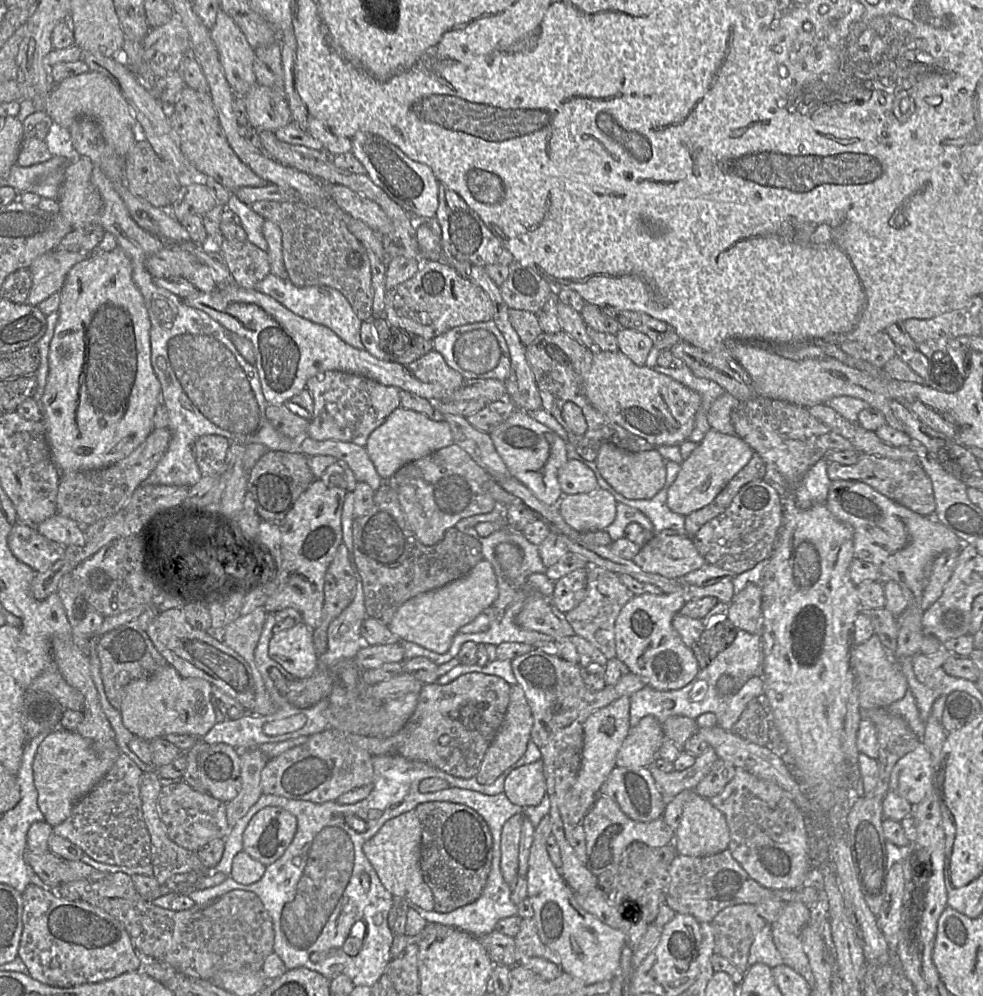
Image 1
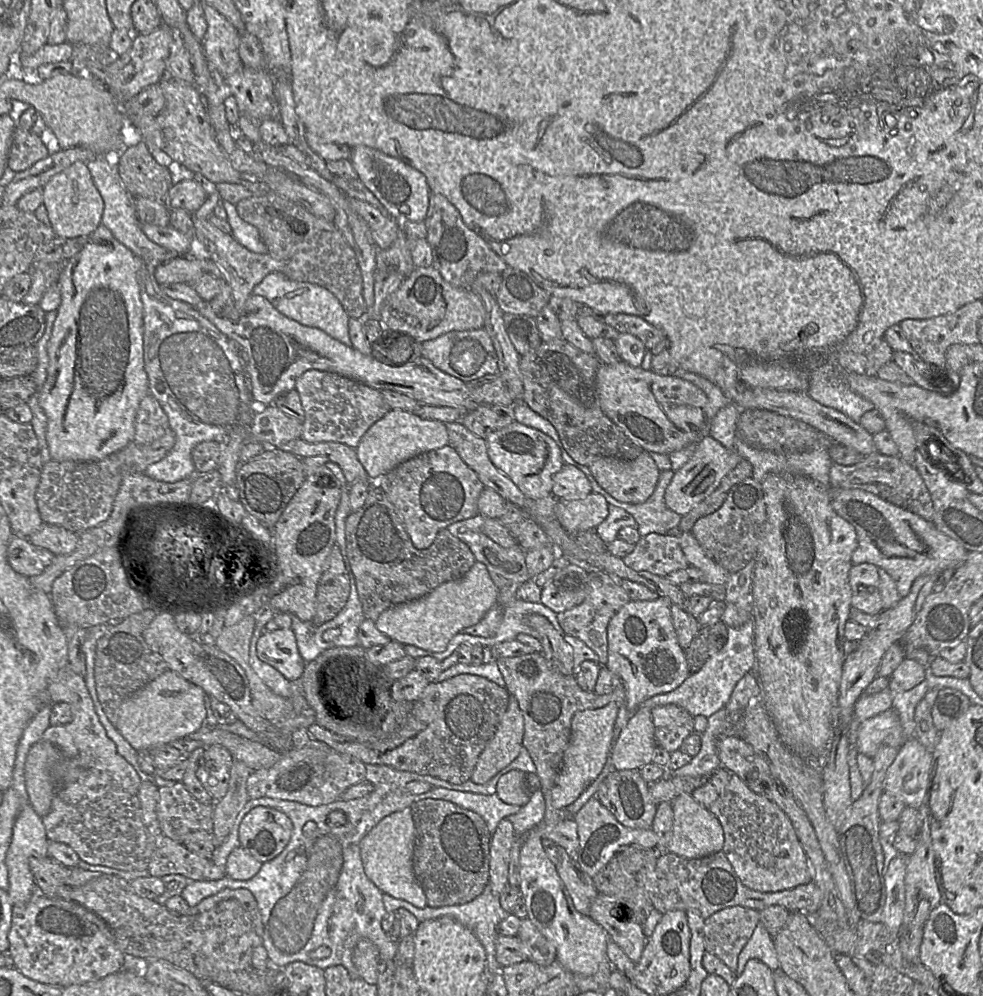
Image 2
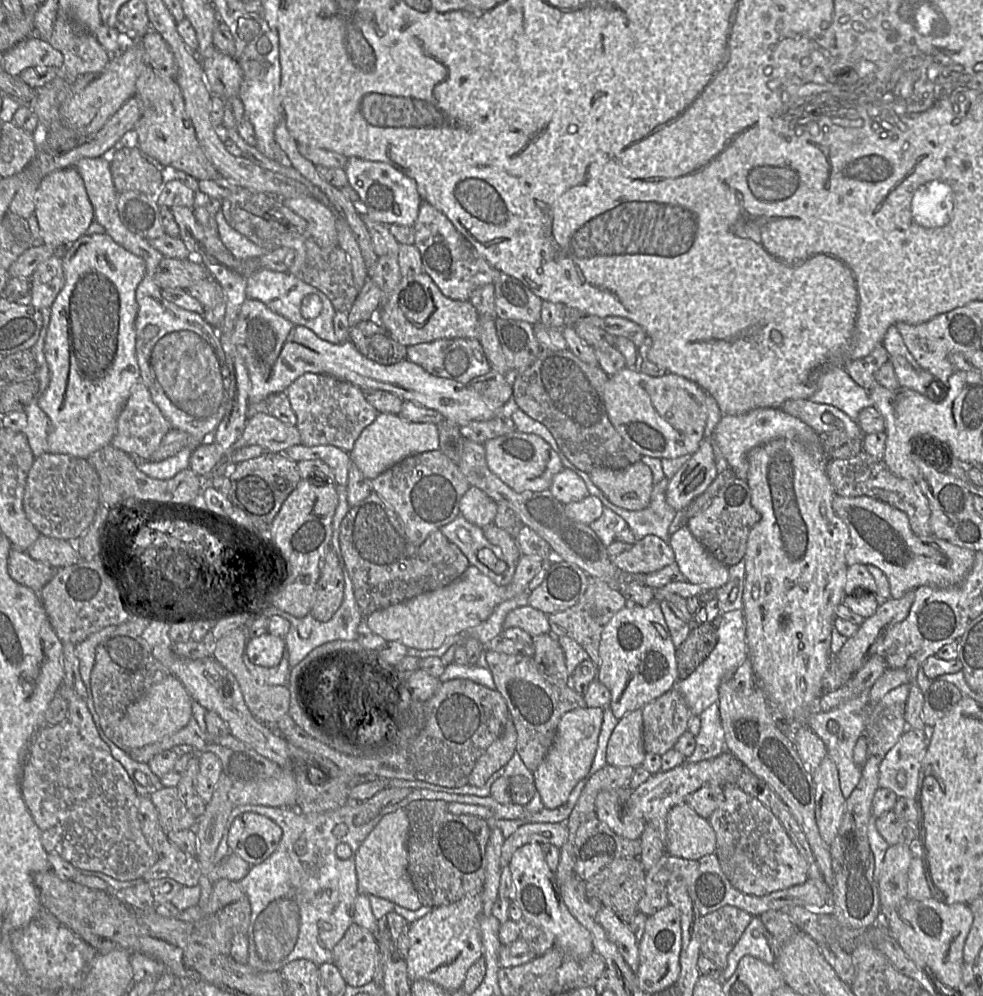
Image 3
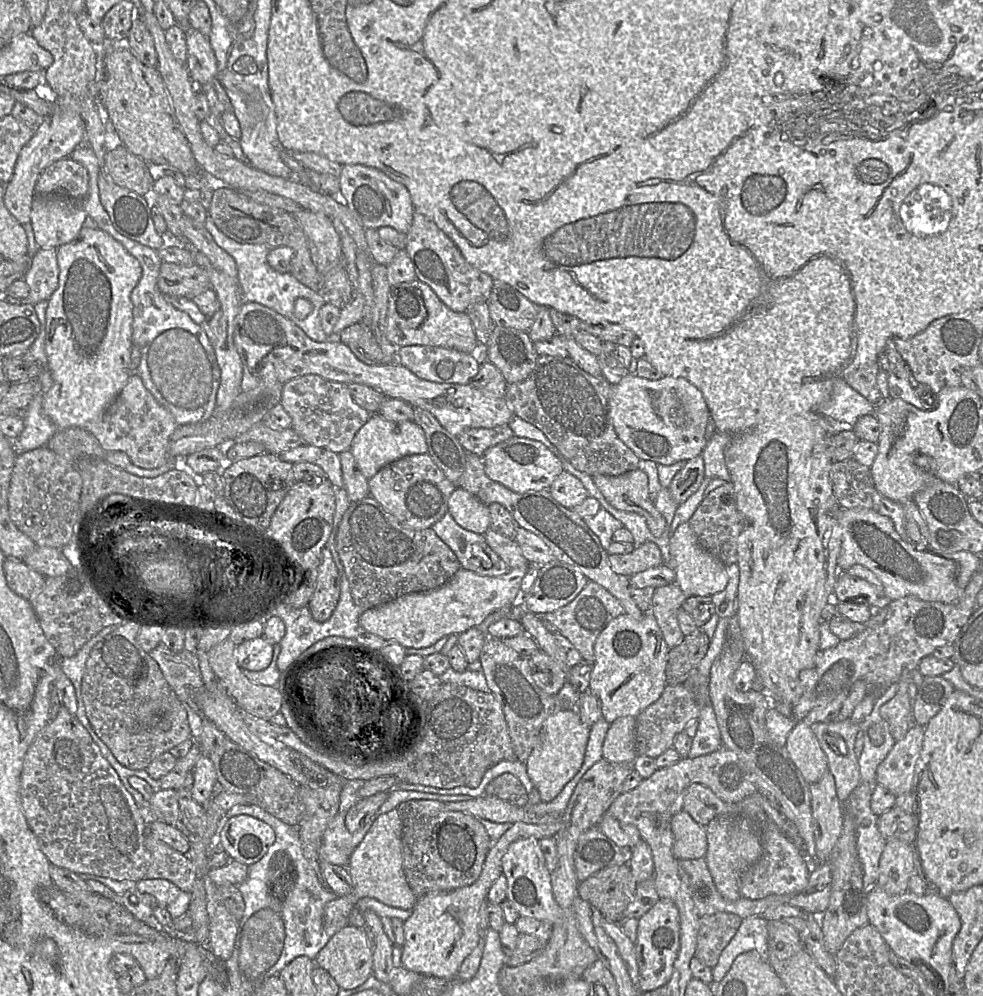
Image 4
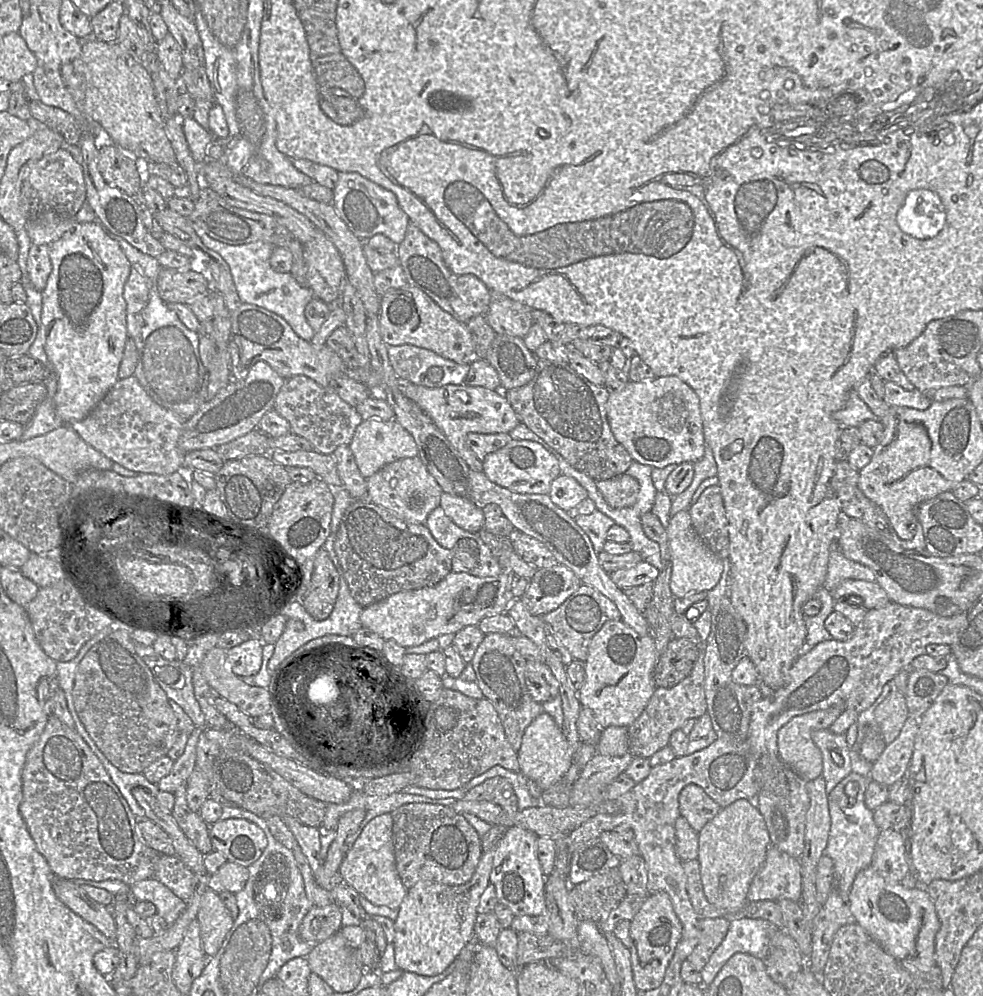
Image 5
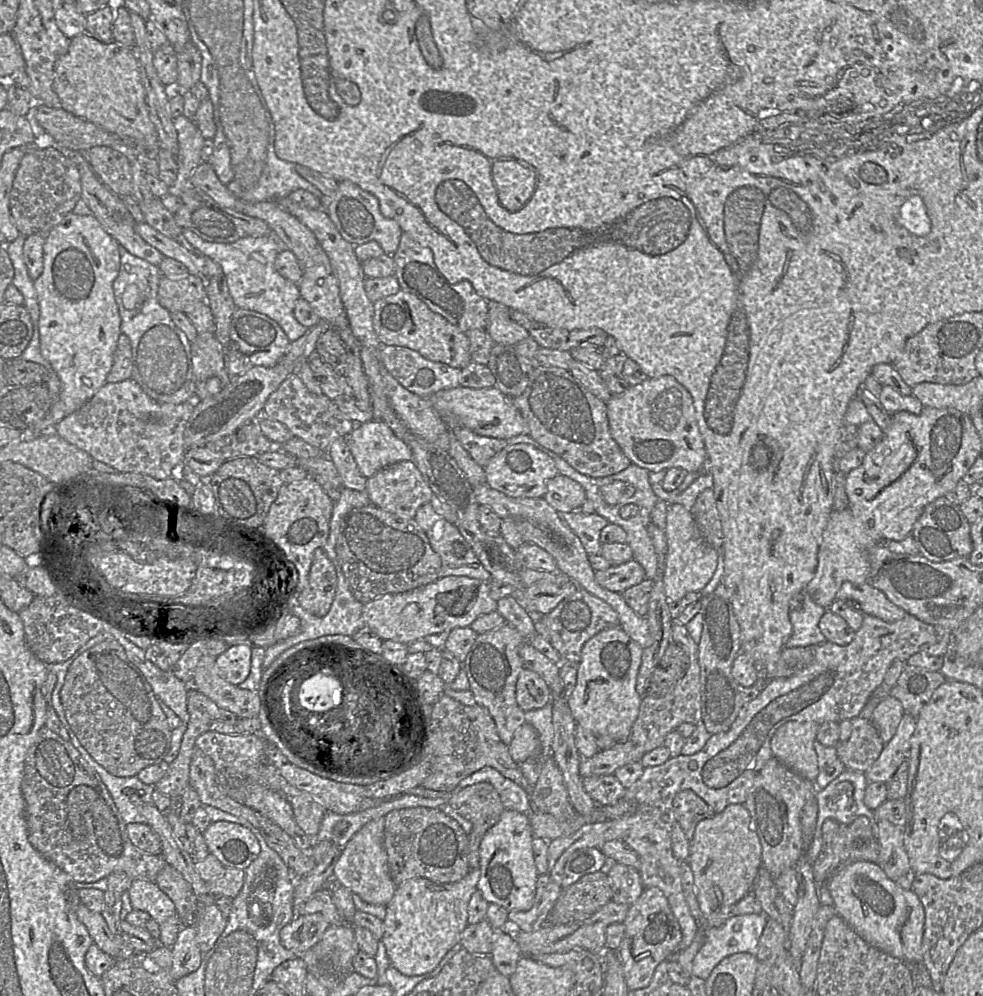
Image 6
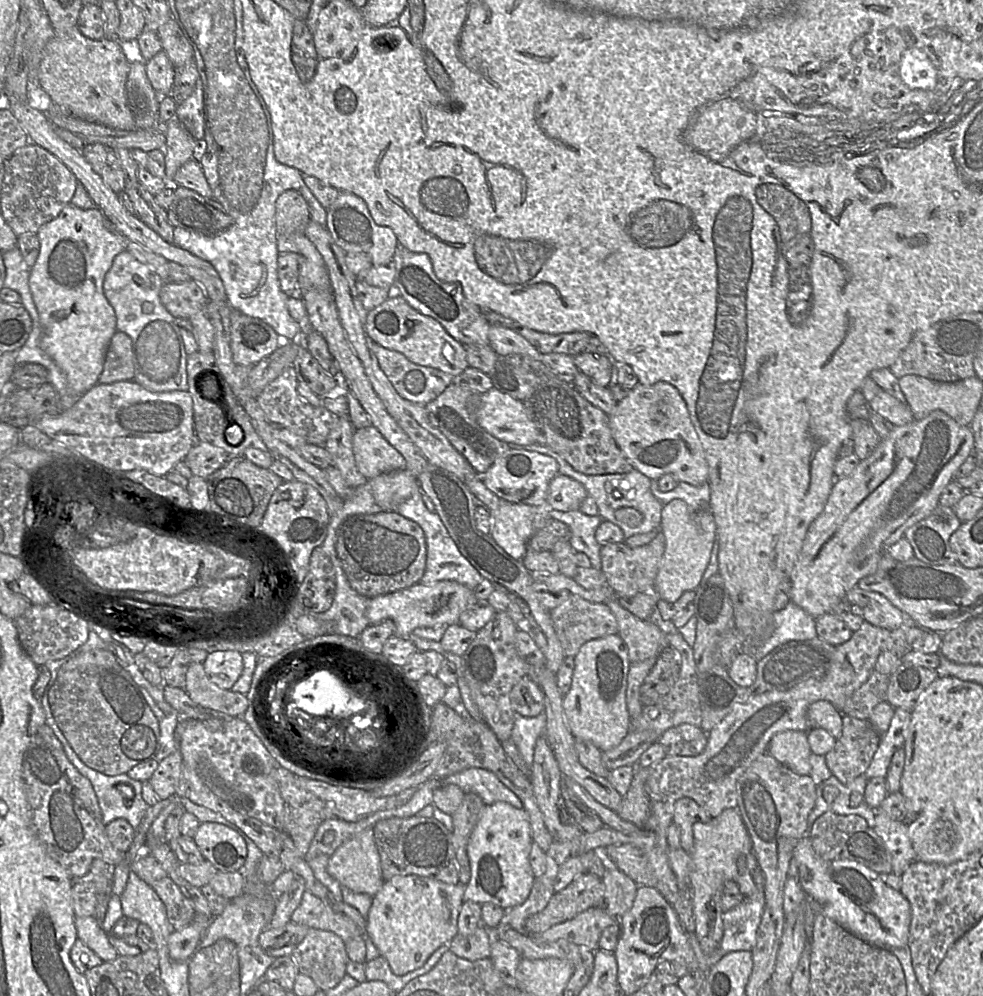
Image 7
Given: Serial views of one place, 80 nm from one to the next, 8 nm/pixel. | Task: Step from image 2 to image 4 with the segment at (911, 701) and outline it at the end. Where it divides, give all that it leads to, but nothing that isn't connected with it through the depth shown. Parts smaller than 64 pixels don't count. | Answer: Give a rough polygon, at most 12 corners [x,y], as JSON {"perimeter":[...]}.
{"perimeter":[[896,683],[877,698],[860,722],[864,747],[860,780],[874,787],[876,770],[896,740],[880,717],[897,693]]}

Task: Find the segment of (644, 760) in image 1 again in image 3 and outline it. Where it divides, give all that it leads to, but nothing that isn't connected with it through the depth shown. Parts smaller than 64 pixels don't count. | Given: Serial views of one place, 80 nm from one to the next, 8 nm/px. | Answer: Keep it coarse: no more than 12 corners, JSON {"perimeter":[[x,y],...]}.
{"perimeter":[[642,709],[619,719],[607,764],[641,767]]}

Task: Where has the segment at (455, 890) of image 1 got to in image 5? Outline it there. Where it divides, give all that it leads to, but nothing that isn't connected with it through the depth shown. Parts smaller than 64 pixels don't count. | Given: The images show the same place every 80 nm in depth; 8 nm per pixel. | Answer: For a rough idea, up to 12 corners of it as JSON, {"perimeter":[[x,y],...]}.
{"perimeter":[[450,807],[392,813],[397,872],[462,885],[509,827],[480,837]]}

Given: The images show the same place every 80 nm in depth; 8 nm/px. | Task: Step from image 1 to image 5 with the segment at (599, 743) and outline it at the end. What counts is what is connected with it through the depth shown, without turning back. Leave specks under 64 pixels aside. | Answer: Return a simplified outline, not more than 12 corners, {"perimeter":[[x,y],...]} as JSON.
{"perimeter":[[542,713],[525,730],[520,772],[544,791],[564,778],[575,750]]}

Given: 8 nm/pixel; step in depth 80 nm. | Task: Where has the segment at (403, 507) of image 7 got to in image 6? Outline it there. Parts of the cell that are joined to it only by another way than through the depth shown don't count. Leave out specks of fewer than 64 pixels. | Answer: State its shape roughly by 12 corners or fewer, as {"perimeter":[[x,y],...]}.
{"perimeter":[[430,503],[414,520],[441,559],[439,578],[491,575],[456,526]]}

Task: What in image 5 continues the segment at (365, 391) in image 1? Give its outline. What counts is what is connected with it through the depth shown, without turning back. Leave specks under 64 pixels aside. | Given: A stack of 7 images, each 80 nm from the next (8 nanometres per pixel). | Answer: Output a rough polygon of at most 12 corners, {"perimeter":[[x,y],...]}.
{"perimeter":[[286,379],[274,408],[321,454],[364,421],[331,387]]}

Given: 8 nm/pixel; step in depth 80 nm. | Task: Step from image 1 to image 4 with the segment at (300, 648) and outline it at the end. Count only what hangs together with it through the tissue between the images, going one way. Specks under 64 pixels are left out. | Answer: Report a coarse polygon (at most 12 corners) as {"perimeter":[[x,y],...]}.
{"perimeter":[[260,636],[237,645],[234,655],[244,672],[272,662],[273,645]]}

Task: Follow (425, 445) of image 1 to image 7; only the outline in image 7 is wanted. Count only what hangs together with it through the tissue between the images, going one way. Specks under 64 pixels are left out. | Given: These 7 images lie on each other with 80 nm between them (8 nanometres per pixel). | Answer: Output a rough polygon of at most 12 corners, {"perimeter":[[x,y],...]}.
{"perimeter":[[372,425],[354,431],[368,480],[405,469],[404,457]]}

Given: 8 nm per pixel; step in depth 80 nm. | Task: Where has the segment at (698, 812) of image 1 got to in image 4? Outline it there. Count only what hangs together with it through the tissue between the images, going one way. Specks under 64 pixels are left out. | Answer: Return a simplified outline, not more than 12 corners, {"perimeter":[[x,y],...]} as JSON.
{"perimeter":[[686,811],[671,819],[675,858],[707,851],[705,826]]}

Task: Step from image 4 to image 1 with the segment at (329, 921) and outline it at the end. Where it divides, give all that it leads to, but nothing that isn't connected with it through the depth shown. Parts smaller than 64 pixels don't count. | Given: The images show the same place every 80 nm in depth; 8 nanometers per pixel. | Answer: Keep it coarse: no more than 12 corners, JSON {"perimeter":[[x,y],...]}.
{"perimeter":[[415,810],[363,845],[384,887],[423,910],[434,897],[421,871]]}

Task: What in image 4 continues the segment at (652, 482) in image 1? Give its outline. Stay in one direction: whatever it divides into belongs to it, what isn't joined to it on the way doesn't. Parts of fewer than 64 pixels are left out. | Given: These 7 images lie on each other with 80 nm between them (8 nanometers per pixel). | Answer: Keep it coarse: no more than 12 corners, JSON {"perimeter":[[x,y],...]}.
{"perimeter":[[636,468],[592,480],[611,506],[642,516],[655,537],[665,519]]}

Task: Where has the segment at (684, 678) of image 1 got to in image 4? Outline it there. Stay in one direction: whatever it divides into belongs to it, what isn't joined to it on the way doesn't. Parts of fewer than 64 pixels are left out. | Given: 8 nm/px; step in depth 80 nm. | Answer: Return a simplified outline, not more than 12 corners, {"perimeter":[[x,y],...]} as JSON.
{"perimeter":[[651,612],[623,613],[594,644],[588,691],[612,724],[667,686]]}

